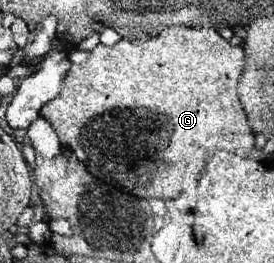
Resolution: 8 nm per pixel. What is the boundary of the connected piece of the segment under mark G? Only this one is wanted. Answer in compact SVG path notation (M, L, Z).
M167 27L165 31L161 31L157 37L151 39L143 39L143 41L131 41L131 39L121 39L117 45L113 47L105 47L105 45L97 45L89 57L85 59L85 63L81 65L73 65L71 73L67 73L67 81L63 85L61 95L55 101L49 101L43 107L43 117L47 117L47 121L53 125L55 133L59 135L59 141L67 147L71 147L71 151L77 155L77 159L87 167L87 171L95 177L105 181L107 185L121 189L125 193L143 197L143 199L174 199L179 195L181 185L193 185L196 183L203 172L203 164L209 153L213 153L215 149L225 149L231 153L237 153L241 157L249 157L253 147L255 147L255 133L251 131L249 123L247 123L247 115L245 109L237 97L237 81L241 77L241 71L245 67L245 51L241 45L231 45L229 41L225 41L213 27Z

